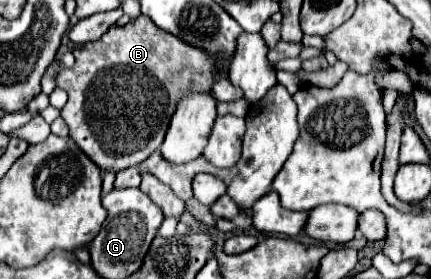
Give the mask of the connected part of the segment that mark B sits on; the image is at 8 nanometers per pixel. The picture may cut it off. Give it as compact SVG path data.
M140 17L124 27L112 25L98 41L84 43L74 49L76 63L70 69L62 69L56 77L56 85L68 93L68 103L60 115L72 131L76 145L102 169L122 171L148 159L164 141L170 119L178 101L188 93L206 93L212 87L214 59L198 47L180 43L174 35L160 31L148 17Z

